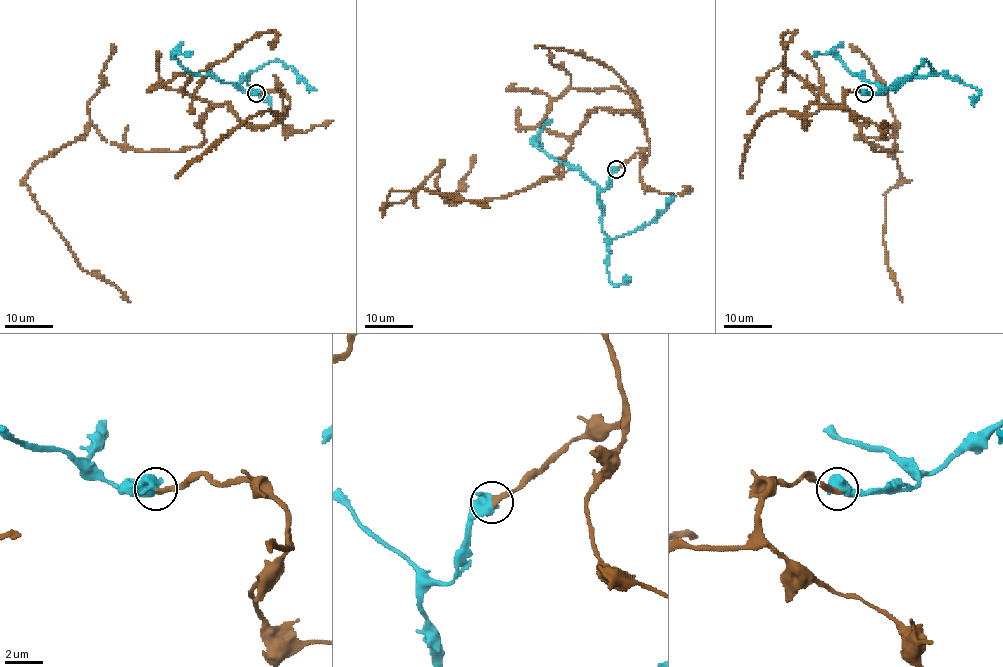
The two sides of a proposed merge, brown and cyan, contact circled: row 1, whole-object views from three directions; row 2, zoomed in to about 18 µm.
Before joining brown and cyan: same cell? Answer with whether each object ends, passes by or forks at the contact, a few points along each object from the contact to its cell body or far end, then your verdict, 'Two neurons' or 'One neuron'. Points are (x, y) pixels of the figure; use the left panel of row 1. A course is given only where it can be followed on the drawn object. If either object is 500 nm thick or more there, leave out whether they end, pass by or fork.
Course of brown: (256, 93), (289, 107), (250, 126), (213, 104), (177, 151), (91, 126), (29, 170), (77, 263), (129, 301). Course of cyan: (256, 93), (247, 94), (238, 88), (243, 75), (266, 63), (281, 60), (315, 90). One neuron

